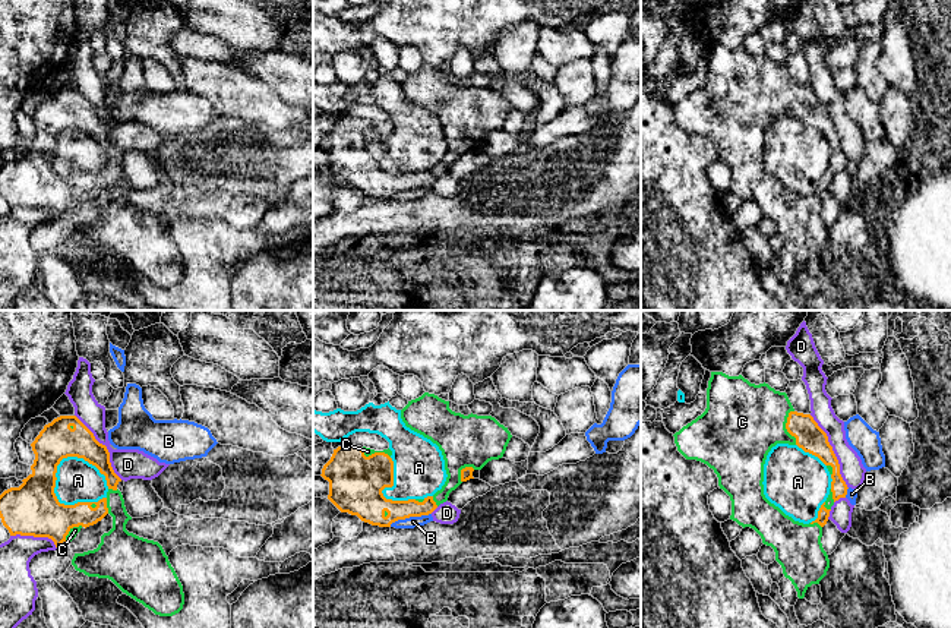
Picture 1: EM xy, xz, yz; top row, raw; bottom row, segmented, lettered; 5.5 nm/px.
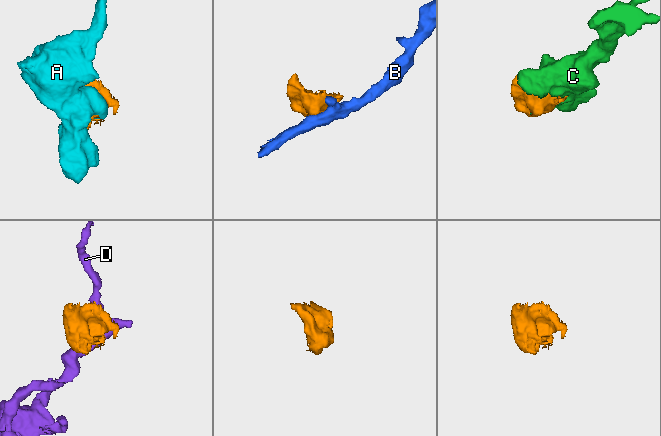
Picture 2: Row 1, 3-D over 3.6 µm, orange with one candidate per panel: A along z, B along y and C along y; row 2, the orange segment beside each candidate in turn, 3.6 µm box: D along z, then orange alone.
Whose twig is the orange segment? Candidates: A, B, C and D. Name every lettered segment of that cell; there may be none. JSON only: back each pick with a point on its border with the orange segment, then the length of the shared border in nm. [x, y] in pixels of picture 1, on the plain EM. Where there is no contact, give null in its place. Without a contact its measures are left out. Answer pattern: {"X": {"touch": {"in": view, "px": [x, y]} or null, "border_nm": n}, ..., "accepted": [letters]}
{"C": {"touch": {"in": "yz", "px": [786, 100]}, "border_nm": 190}, "accepted": ["C"]}

